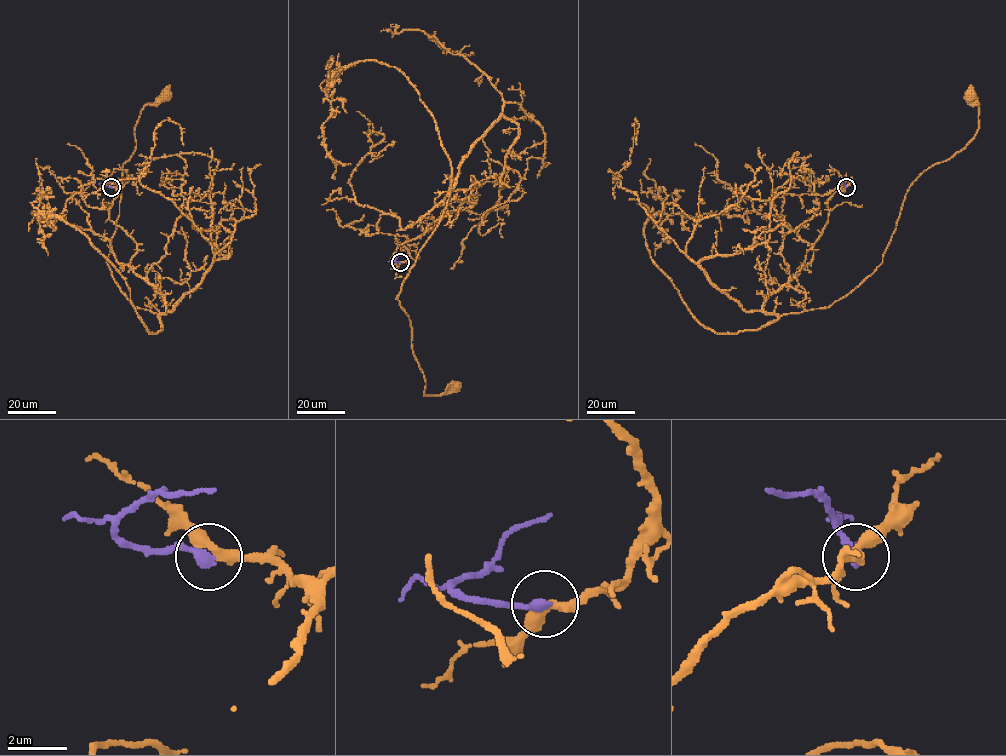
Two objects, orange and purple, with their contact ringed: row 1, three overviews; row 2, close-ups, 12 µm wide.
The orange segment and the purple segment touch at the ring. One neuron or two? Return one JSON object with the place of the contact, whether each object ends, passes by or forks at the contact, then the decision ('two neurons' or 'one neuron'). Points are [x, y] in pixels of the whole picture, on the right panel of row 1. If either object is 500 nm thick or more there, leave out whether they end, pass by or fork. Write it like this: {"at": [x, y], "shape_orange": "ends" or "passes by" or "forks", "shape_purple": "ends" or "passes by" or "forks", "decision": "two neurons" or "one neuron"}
{"at": [846, 187], "shape_orange": "passes by", "shape_purple": "ends", "decision": "one neuron"}

